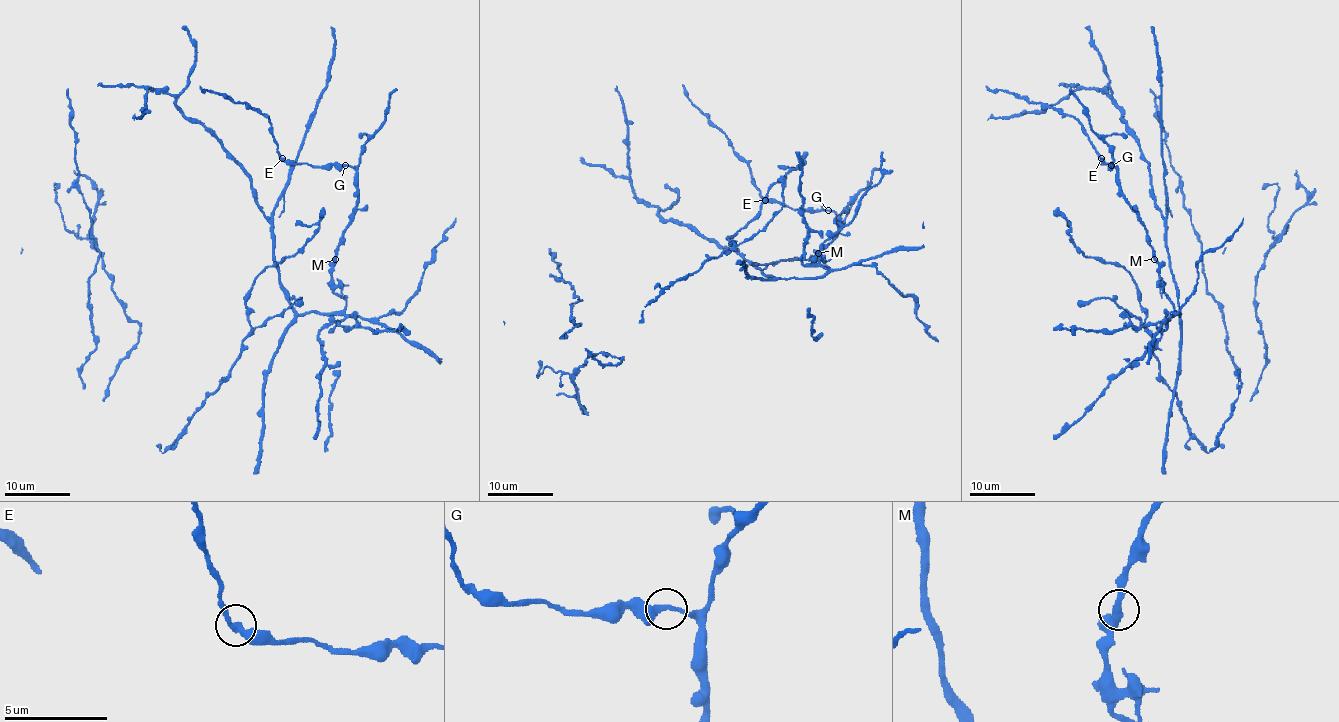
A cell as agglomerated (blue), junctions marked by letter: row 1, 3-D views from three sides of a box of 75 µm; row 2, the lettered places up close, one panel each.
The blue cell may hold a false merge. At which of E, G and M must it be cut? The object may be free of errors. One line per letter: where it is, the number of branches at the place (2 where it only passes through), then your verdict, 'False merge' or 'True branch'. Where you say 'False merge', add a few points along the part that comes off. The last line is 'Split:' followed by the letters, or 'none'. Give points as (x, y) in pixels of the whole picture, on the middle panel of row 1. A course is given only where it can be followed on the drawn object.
E: Place: (765, 200). Branches: 2. True branch
G: Place: (828, 210). Branches: 2. True branch
M: Place: (818, 253). Branches: 2. True branch
Split: none

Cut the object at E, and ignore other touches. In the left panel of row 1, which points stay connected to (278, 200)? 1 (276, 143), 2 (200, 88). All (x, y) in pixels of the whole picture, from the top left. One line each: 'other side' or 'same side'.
1: other side
2: other side

